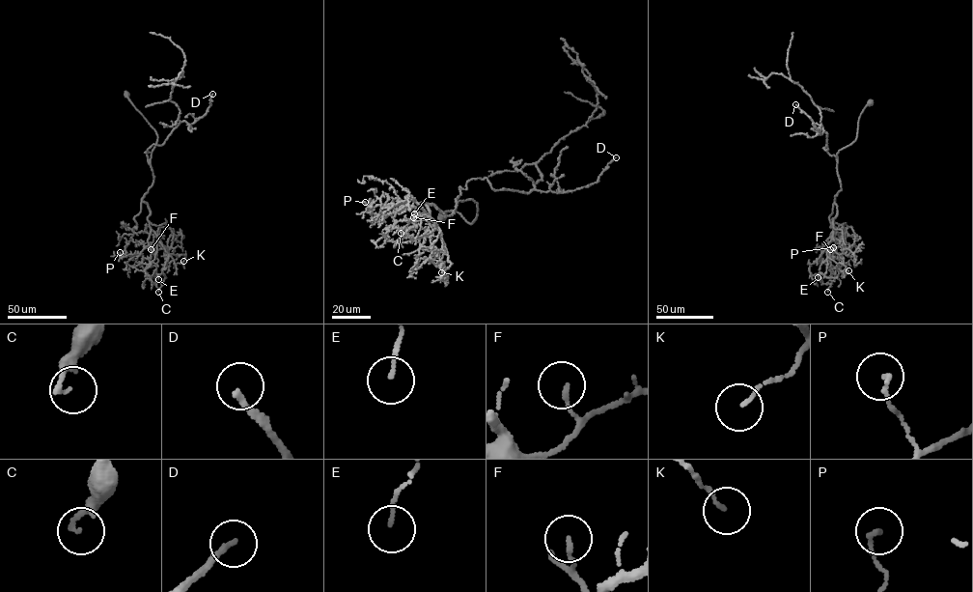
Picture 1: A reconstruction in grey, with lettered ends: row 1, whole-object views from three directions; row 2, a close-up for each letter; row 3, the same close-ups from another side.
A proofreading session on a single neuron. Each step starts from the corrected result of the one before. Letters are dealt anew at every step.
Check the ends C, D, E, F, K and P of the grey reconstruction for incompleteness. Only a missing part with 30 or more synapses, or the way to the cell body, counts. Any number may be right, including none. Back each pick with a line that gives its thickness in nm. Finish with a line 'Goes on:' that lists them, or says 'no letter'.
D: Thickness 170 nm
Goes on: D

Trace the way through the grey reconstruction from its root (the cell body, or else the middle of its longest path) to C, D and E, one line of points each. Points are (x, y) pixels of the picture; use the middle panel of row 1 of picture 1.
C: (442, 214), (471, 224), (477, 204), (446, 216), (427, 204), (437, 227), (425, 214), (413, 239), (401, 233)
D: (442, 214), (474, 221), (477, 203), (456, 200), (471, 179), (565, 192), (616, 157)
E: (442, 214), (471, 224), (477, 204), (459, 201), (446, 216), (426, 205), (436, 227), (414, 213)

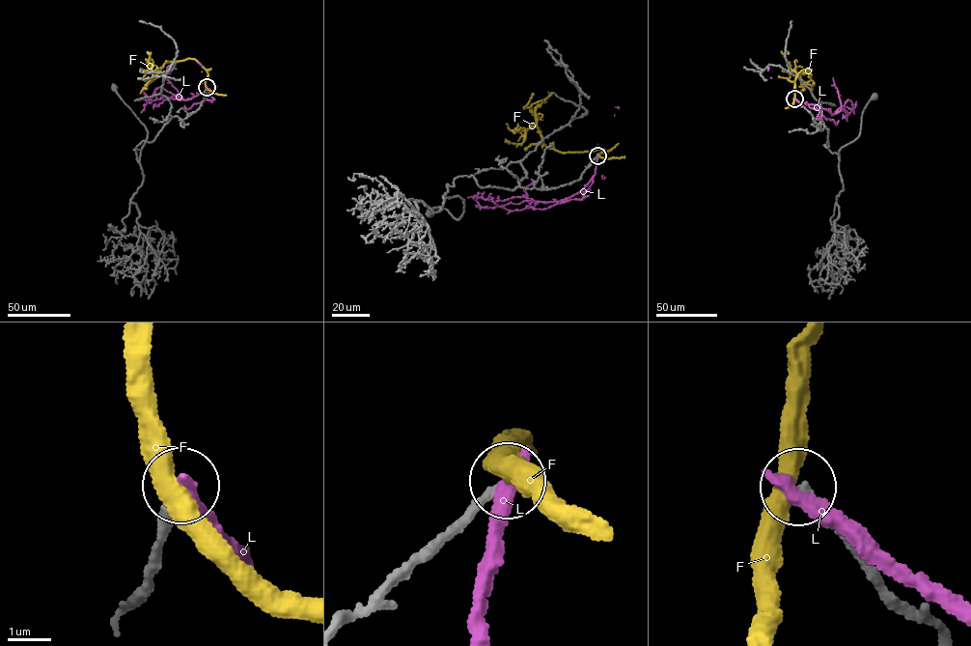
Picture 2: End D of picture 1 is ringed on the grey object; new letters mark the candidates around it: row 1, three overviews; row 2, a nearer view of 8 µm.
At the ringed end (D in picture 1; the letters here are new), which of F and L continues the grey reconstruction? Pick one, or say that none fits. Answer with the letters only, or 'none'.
none

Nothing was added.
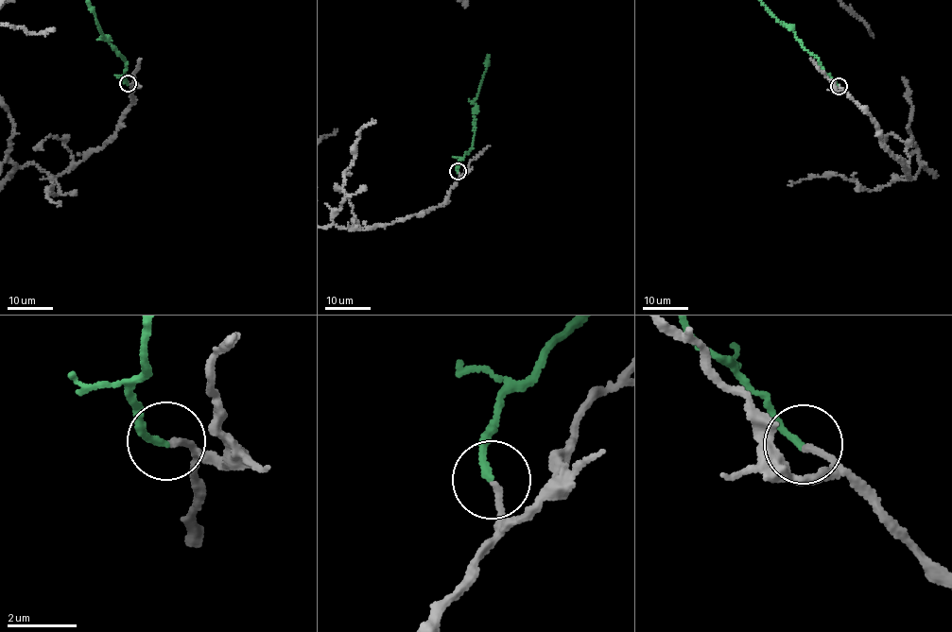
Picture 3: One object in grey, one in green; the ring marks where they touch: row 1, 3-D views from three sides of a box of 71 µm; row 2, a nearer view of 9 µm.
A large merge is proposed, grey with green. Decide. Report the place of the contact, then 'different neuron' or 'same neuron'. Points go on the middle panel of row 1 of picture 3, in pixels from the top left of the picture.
place (458, 171); same neuron

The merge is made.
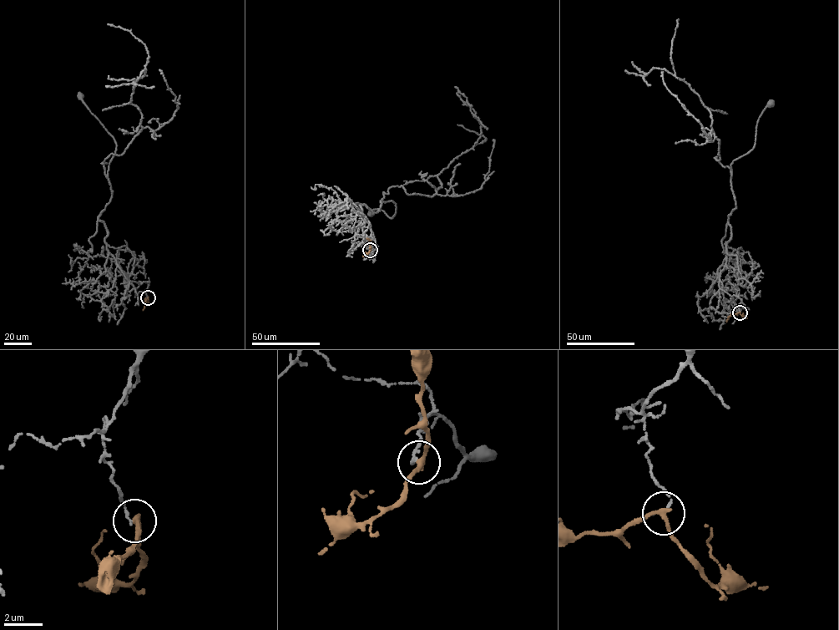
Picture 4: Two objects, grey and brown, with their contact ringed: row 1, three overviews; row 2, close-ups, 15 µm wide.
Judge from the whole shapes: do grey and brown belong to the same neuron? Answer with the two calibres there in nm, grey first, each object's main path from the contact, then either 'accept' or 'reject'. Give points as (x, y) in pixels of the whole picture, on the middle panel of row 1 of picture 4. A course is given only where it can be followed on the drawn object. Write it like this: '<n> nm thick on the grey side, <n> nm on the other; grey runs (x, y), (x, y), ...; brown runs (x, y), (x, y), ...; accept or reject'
120 nm thick on the grey side, 240 nm on the other; grey runs (370, 250), (377, 246), (360, 205), (374, 213), (383, 201), (395, 203), (391, 218), (371, 211); brown runs (370, 250), (370, 243), (366, 238); reject

